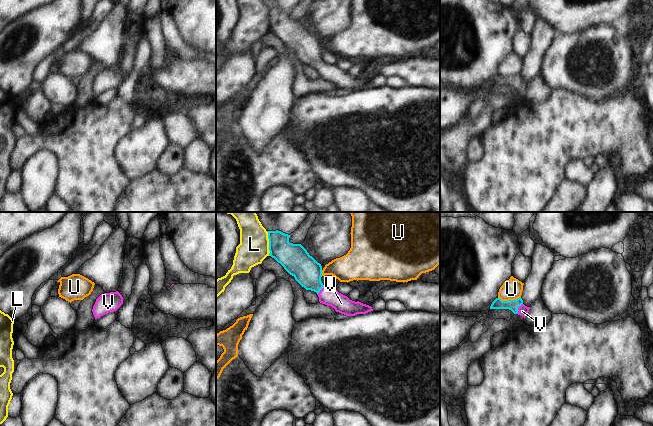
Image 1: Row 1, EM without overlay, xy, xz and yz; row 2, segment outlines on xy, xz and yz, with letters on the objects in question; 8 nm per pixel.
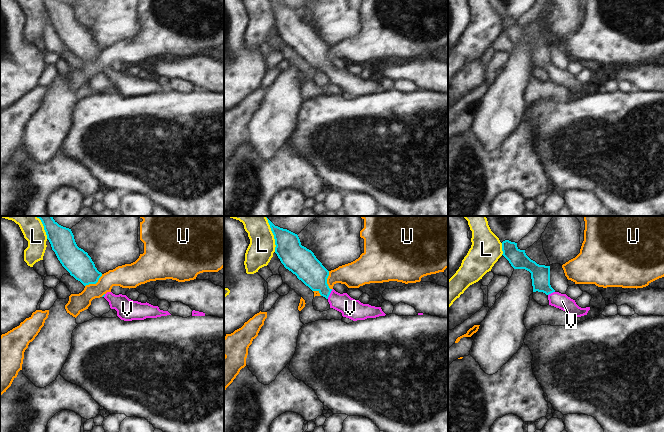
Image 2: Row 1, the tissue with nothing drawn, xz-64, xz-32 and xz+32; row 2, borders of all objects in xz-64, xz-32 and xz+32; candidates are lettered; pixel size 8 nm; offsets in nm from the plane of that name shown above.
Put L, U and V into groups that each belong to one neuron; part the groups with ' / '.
L / U / V

